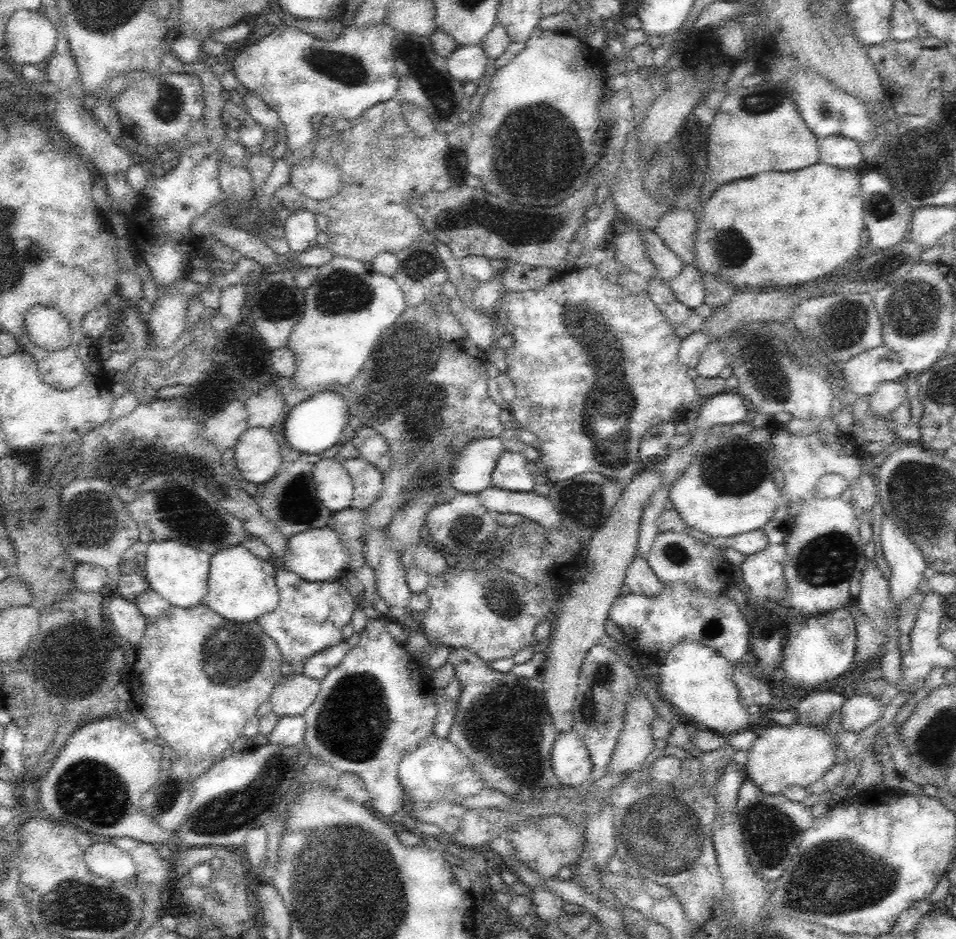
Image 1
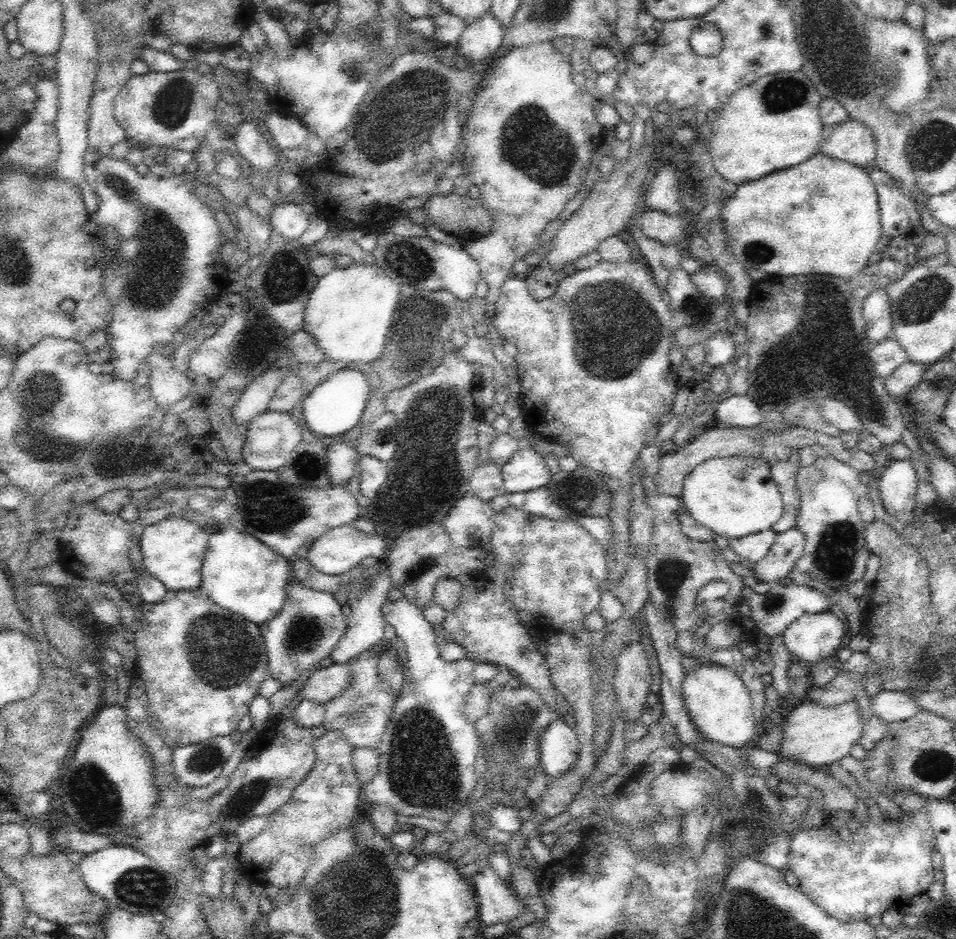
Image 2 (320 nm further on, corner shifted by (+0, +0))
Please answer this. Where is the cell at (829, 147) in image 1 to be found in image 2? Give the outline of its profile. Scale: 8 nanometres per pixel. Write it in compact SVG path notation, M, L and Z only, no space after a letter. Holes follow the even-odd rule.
M848 119L832 126L824 125L820 153L869 169L875 162L876 139L860 121Z

